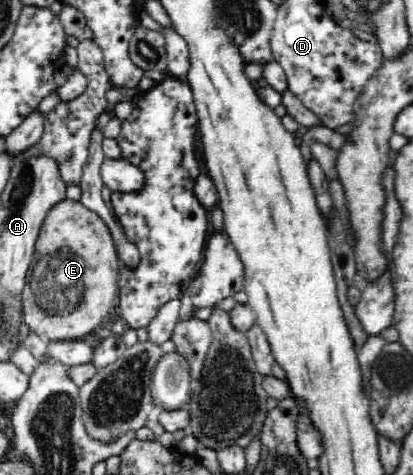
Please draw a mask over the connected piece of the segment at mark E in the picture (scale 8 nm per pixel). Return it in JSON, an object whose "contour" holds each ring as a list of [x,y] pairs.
{"contour":[[[65,198],[63,201],[56,203],[47,215],[45,216],[43,225],[38,235],[34,256],[30,263],[29,272],[26,273],[26,288],[23,289],[22,303],[23,303],[23,321],[30,327],[30,331],[35,332],[40,338],[41,343],[44,341],[63,341],[63,340],[77,340],[84,339],[85,336],[91,334],[93,330],[98,326],[101,327],[106,320],[111,319],[112,311],[117,306],[118,297],[118,277],[119,269],[121,267],[121,261],[117,248],[115,248],[115,242],[109,233],[107,224],[103,222],[103,218],[99,217],[99,214],[92,212],[91,209],[84,206],[80,201],[74,201],[70,198]]]}

